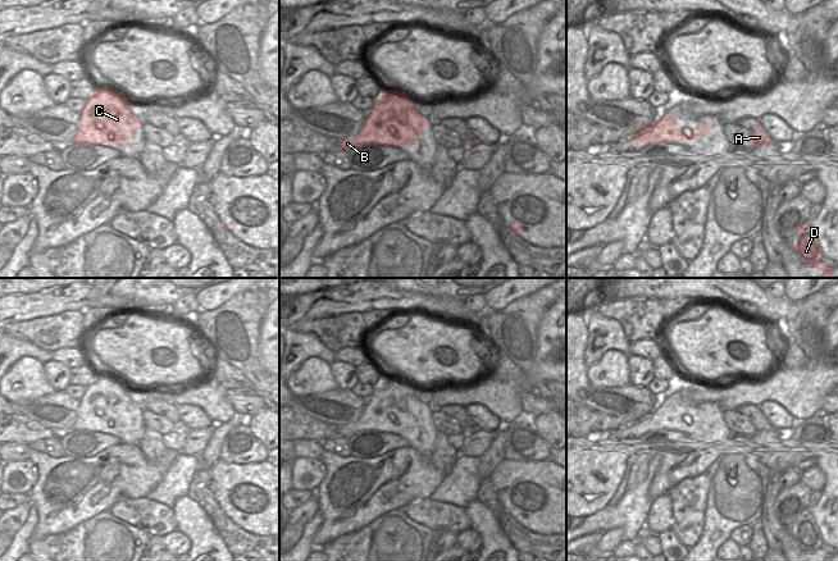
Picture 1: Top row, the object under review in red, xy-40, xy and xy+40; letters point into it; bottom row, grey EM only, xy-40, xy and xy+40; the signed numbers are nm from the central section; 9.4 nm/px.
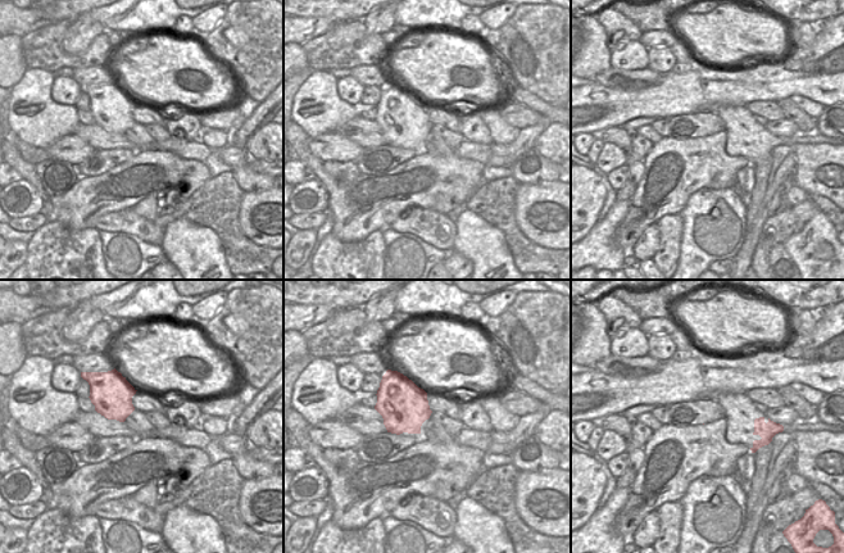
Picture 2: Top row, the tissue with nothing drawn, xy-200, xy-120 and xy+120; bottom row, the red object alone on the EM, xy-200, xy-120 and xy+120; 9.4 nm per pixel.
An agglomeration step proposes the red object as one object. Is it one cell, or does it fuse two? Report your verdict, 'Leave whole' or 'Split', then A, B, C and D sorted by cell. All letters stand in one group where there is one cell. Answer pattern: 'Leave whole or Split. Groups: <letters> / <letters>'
Leave whole. Groups: A B C D

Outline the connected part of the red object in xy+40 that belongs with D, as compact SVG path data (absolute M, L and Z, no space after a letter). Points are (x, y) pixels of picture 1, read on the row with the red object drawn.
M797 223L794 229L800 232L802 236L800 240L794 240L792 243L796 247L797 252L801 256L801 261L807 268L815 268L821 272L821 275L835 274L833 269L826 266L826 261L820 260L820 255L823 252L835 252L835 251L823 251L817 243L812 243L805 233L810 229L806 223Z

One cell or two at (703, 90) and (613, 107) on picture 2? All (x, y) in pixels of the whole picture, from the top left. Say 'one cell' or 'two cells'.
one cell

